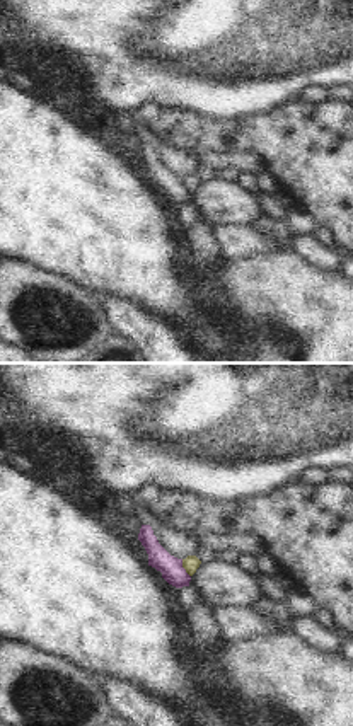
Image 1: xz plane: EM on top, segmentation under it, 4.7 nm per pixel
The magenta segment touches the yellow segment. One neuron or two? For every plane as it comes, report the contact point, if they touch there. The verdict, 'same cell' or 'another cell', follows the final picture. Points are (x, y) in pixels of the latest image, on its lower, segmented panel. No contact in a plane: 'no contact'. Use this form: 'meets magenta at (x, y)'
meets magenta at (183, 568)

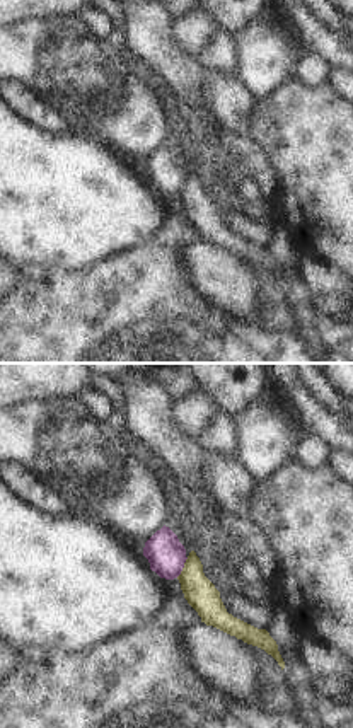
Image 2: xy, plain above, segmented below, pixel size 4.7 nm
meets magenta at (183, 566)

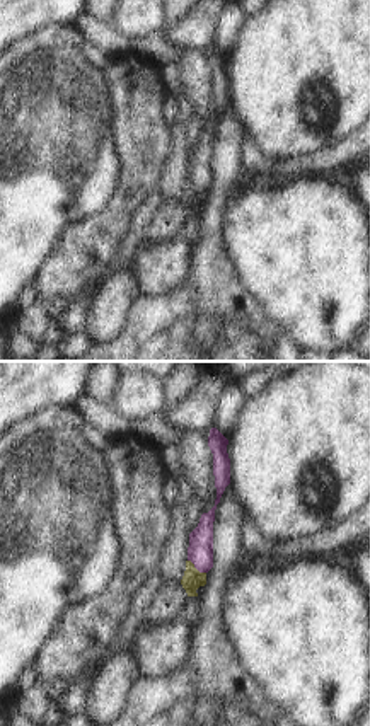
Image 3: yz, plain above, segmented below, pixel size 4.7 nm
meets magenta at (196, 568)

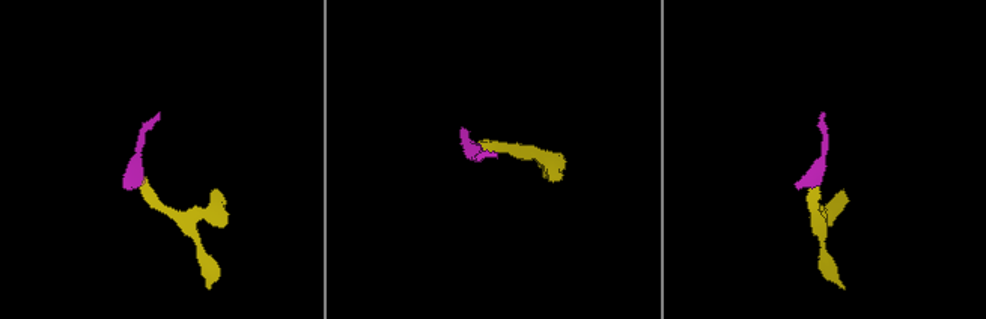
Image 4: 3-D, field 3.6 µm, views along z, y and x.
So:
another cell

